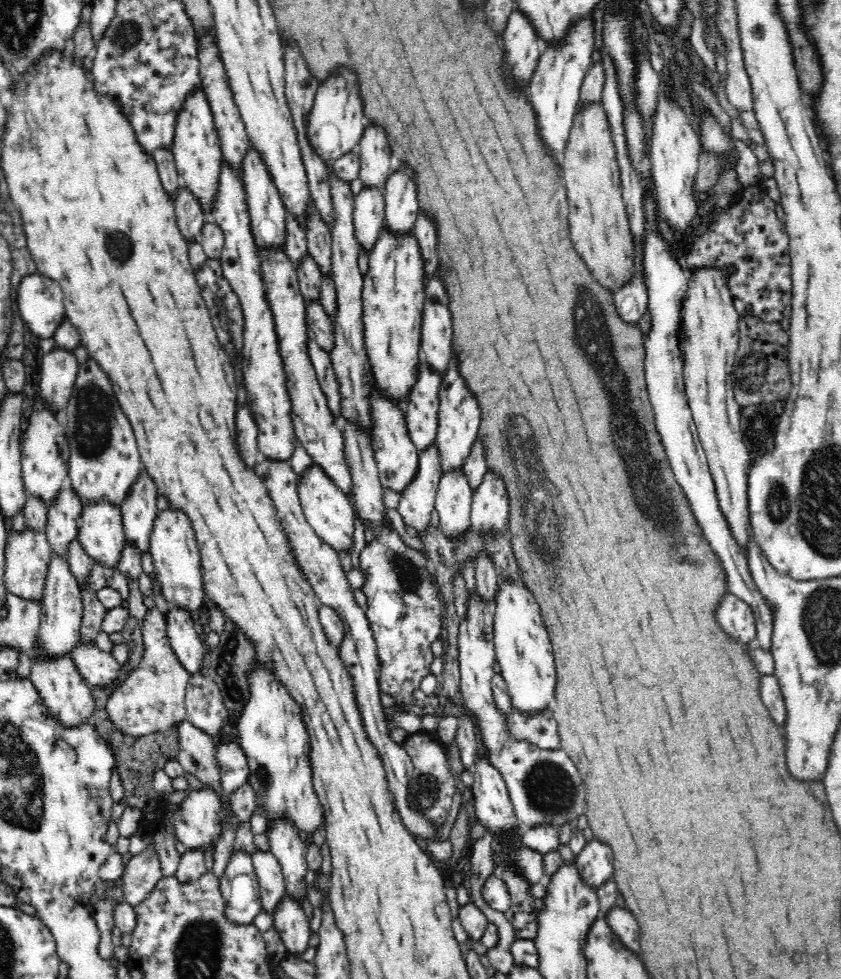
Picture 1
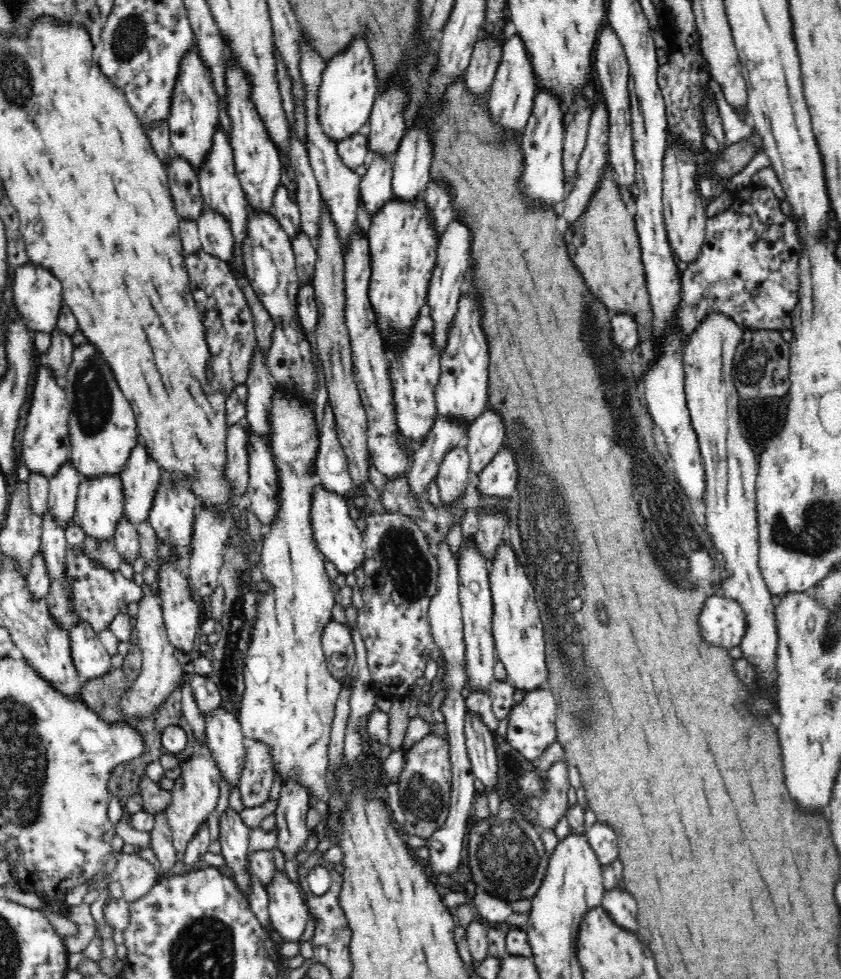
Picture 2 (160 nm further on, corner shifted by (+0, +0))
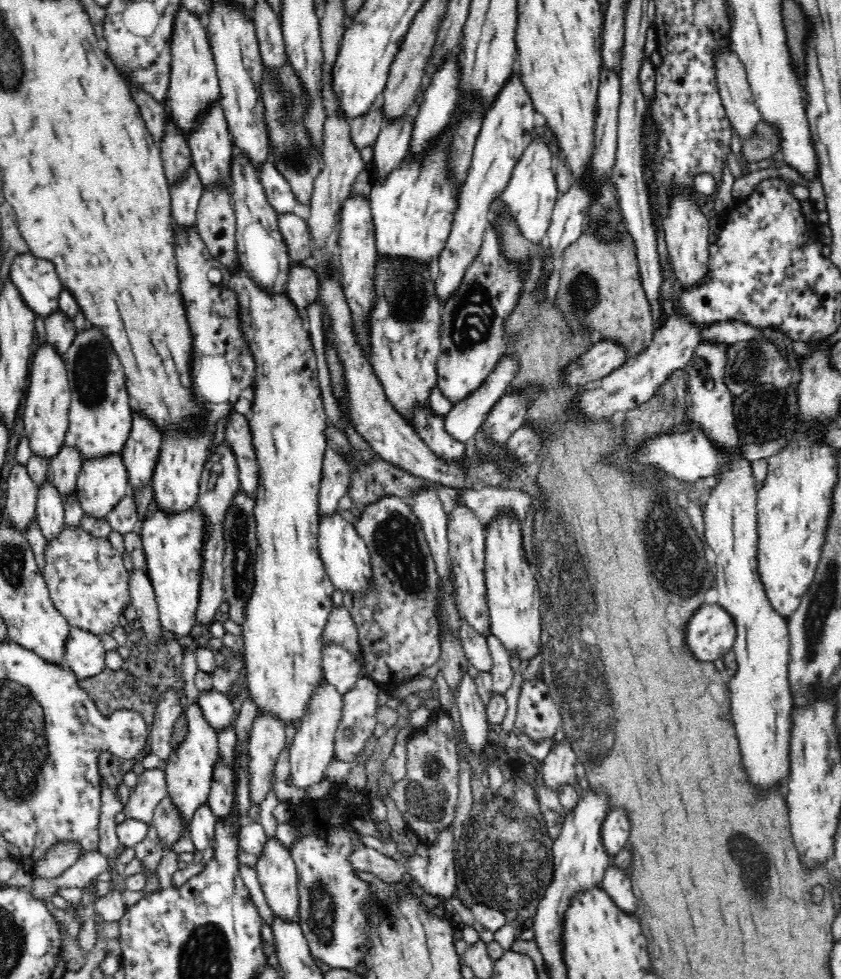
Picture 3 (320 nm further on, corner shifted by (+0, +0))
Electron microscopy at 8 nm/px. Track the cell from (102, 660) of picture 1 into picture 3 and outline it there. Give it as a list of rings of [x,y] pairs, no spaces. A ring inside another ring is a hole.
[[[70,627],[64,663],[78,680],[100,674],[105,669],[106,652],[99,635],[80,627]]]

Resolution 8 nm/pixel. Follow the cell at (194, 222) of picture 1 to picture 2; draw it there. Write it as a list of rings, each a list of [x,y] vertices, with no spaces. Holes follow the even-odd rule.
[[[177,156],[170,160],[166,172],[175,210],[179,217],[181,220],[197,222],[206,208],[199,189],[198,177],[191,170],[191,166]]]

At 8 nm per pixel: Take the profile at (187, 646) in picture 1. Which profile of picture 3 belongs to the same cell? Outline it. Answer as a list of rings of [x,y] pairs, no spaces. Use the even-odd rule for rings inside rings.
[[[195,507],[190,508],[188,512],[180,512],[180,514],[165,514],[165,512],[156,509],[152,516],[145,517],[140,528],[140,536],[143,543],[142,550],[147,557],[146,573],[150,577],[155,592],[161,625],[164,630],[168,630],[168,632],[172,632],[178,637],[188,636],[192,632],[194,625],[196,625],[202,559],[199,555],[201,554],[202,546],[204,546],[204,527],[203,515]]]

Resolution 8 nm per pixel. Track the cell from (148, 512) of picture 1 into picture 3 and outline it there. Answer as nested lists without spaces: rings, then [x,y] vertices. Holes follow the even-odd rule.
[[[134,412],[133,428],[122,453],[130,495],[131,491],[140,492],[152,483],[162,446],[163,438],[156,427],[142,419],[142,414]]]

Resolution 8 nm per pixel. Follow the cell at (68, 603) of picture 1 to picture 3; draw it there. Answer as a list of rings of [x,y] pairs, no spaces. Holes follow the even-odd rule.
[[[48,483],[38,491],[38,502],[36,506],[37,525],[44,535],[47,543],[53,542],[62,534],[62,528],[65,524],[64,498],[59,492]]]

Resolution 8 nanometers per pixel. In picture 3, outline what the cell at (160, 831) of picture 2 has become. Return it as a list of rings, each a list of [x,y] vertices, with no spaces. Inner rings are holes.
[[[167,796],[157,804],[150,825],[156,829],[162,848],[169,849],[181,833],[178,812]]]

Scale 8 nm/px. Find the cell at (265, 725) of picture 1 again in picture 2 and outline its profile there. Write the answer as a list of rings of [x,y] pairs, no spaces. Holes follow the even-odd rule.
[[[277,392],[271,414],[273,425],[272,437],[266,441],[274,452],[276,465],[281,473],[280,512],[278,520],[272,524],[270,534],[266,536],[259,552],[260,567],[268,581],[276,587],[274,592],[257,600],[256,621],[250,648],[244,656],[243,677],[246,684],[241,701],[240,714],[236,716],[239,727],[247,742],[262,742],[267,746],[271,770],[282,784],[297,784],[307,790],[310,804],[327,802],[331,792],[326,788],[326,766],[328,764],[328,743],[334,717],[334,708],[341,685],[329,672],[323,648],[321,634],[323,626],[332,619],[335,604],[332,585],[324,567],[324,557],[320,554],[311,534],[310,503],[311,492],[319,480],[313,471],[319,450],[319,434],[316,419],[310,409],[291,398],[291,394]]]

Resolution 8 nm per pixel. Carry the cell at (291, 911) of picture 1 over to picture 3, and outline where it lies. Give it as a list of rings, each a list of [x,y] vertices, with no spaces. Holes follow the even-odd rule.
[[[276,837],[268,838],[262,854],[257,857],[255,868],[262,893],[264,893],[264,899],[266,899],[266,903],[268,903],[268,907],[276,916],[276,919],[284,923],[299,923],[301,917],[298,873],[290,850],[282,845]]]

